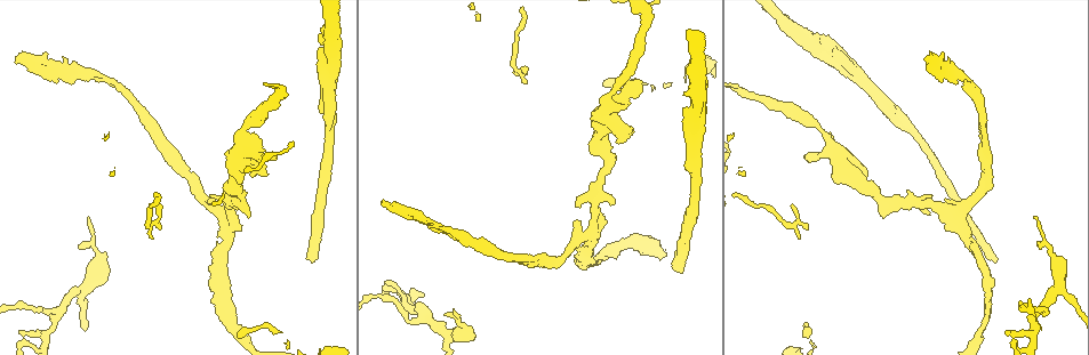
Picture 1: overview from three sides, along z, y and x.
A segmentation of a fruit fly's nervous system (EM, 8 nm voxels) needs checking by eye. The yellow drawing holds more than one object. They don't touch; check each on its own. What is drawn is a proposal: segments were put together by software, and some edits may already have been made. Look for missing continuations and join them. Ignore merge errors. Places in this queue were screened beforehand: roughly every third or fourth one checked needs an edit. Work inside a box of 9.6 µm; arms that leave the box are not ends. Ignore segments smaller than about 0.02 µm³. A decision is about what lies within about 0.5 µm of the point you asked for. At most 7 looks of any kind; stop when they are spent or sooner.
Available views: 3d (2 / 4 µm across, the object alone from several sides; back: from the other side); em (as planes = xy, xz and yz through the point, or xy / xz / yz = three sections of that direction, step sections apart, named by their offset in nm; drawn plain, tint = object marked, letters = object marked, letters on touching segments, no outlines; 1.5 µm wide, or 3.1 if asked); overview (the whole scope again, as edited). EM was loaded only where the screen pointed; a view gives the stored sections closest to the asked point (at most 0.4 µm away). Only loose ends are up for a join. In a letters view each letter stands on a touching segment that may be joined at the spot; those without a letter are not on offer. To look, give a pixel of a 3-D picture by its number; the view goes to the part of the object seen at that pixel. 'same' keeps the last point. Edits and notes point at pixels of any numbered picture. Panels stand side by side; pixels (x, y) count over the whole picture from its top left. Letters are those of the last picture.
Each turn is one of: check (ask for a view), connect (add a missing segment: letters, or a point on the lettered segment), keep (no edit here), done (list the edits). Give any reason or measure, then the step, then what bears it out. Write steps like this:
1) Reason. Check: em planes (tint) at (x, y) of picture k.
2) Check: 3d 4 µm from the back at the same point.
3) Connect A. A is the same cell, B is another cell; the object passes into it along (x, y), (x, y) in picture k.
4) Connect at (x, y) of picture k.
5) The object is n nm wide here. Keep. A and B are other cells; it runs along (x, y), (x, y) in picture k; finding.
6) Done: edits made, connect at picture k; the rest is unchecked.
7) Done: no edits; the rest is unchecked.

Branch stops here. Check: em planes (letters) at (631, 129) of picture 1.

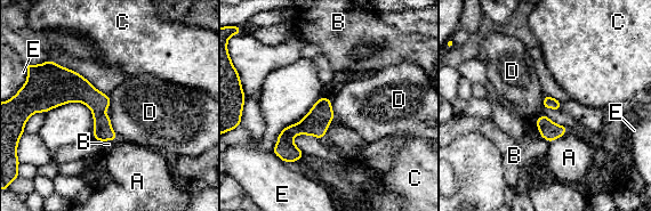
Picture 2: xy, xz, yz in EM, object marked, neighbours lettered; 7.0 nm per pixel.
Keep. A, B, C, D and E are other cells; none of them fits.

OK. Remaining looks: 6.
An open end. Check: 3d 2 µm at (994, 262) of picture 1.

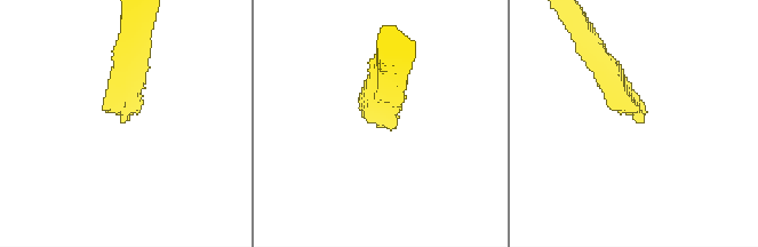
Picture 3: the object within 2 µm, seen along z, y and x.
Check: em 3.1 µm xz step 8 (tint) at (641, 121) of picture 3.

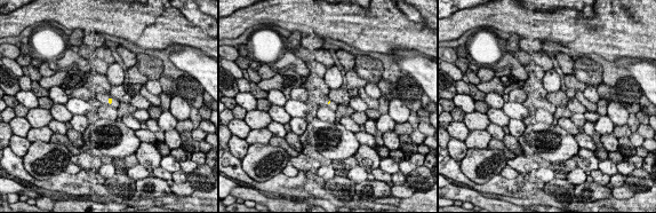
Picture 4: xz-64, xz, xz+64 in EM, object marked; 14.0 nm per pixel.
Cut it another way. Check: em 3.1 µm planes (letters) at the same point.

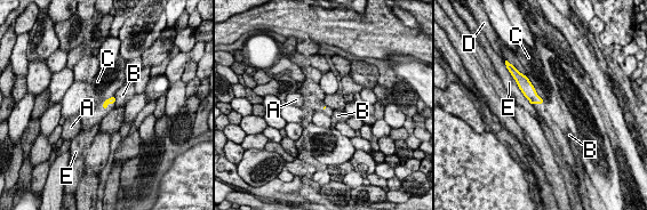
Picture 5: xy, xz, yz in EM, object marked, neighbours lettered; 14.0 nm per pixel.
Keep. A, B, C, D and E are other cells; a border runs along (527, 78), (543, 101) in picture 5; no lettered segment goes on from it.

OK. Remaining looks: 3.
Check: 3d 2 µm at (928, 62) of picture 1.

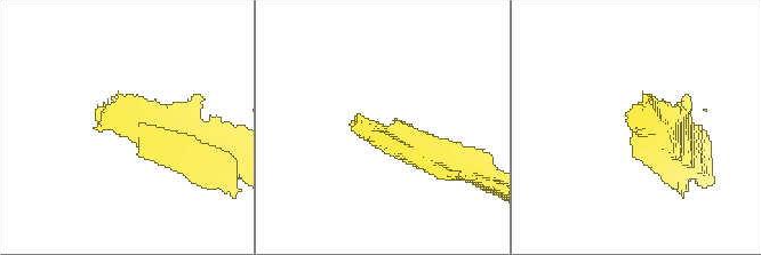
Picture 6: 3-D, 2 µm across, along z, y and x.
Check: em yz step 4 (tint) at (356, 116) of picture 6.

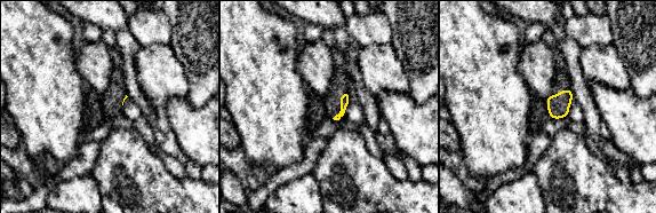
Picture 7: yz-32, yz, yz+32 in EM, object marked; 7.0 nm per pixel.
Check: em xz step 4 (letters) at the same point.

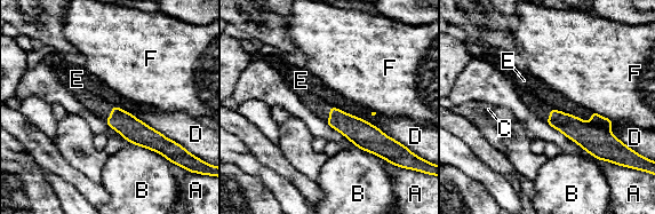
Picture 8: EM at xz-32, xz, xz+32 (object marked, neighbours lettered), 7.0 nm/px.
The longest contact is with A, 550 nm. Connect E. E is the same cell, A, B, C, D and F are other cells; the object passes into it along (358, 131), (329, 111), (303, 87) in picture 8; the cell continues.

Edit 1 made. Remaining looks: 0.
Done: edits made, connect at picture 8; the rest is unchecked.

